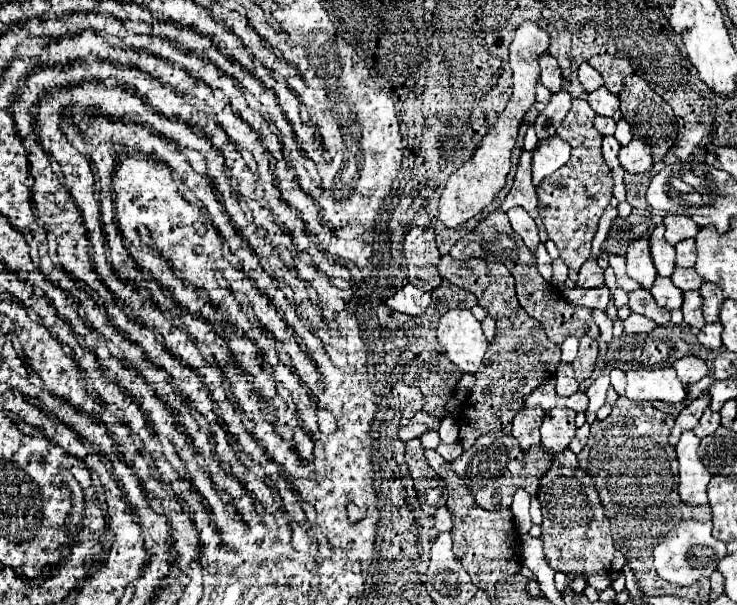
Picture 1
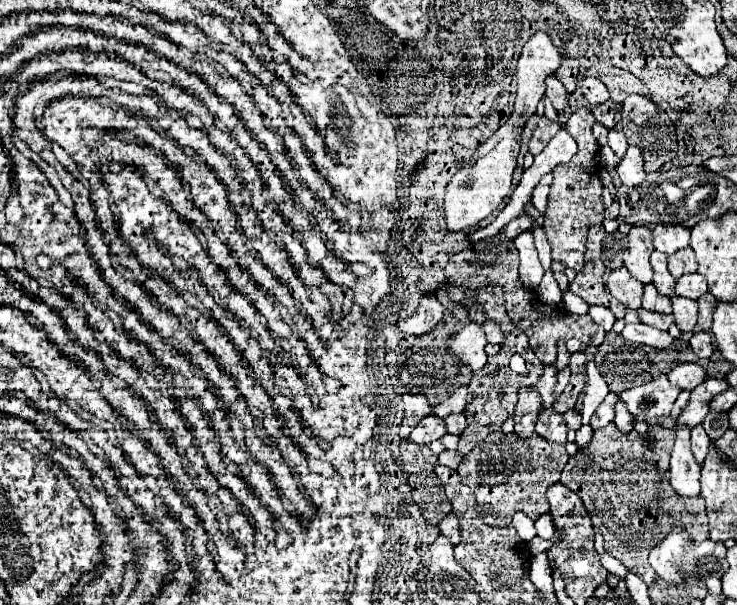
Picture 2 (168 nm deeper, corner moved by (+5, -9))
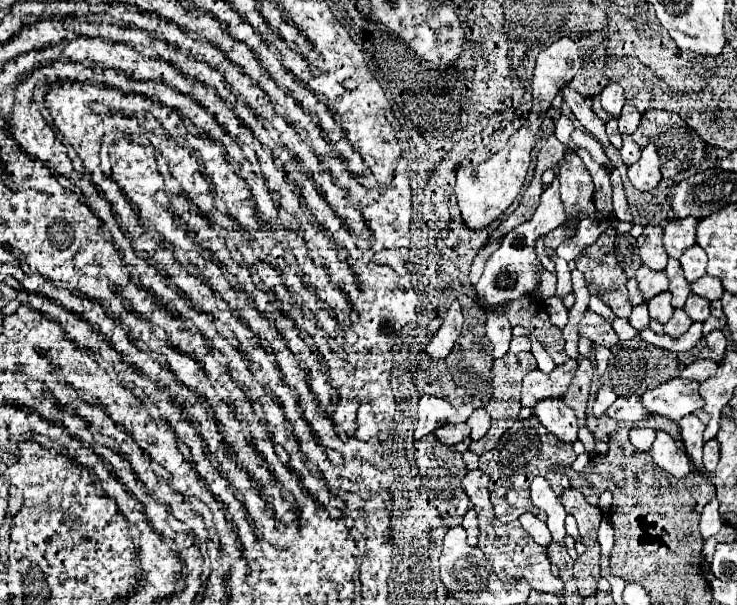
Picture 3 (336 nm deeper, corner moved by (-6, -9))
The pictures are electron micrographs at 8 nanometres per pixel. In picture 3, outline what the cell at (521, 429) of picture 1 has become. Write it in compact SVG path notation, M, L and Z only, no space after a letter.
M567 359L549 375L541 373L539 369L527 373L523 379L521 405L535 409L535 405L543 399L561 397L569 389L575 373L577 373L577 359Z

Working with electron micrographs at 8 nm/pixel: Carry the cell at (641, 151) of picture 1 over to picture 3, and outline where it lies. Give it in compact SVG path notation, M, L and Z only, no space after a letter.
M647 145L641 159L629 167L629 181L639 191L651 191L661 181L661 161L655 145Z

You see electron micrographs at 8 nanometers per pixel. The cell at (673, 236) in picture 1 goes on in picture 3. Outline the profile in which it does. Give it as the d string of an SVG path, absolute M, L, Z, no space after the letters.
M685 217L685 219L669 221L663 231L665 231L663 243L665 243L667 255L679 259L681 253L683 253L687 247L691 247L691 245L695 243L697 219L695 219L695 217Z

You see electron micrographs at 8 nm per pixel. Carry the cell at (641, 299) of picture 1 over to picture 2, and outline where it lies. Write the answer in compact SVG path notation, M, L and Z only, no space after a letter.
M640 309L638 311L642 323L650 325L650 327L656 327L660 331L668 331L670 325L674 323L674 317L672 315L662 315L662 313L652 313L652 311L646 311L646 309Z

